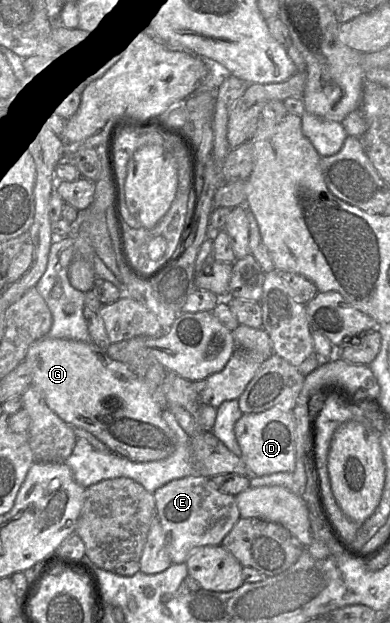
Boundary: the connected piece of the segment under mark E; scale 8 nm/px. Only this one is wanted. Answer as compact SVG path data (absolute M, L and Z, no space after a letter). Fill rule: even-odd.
M188 476L172 480L155 490L153 496L156 517L165 533L172 564L185 563L189 554L198 547L221 545L240 518L235 496L215 489L207 477Z

